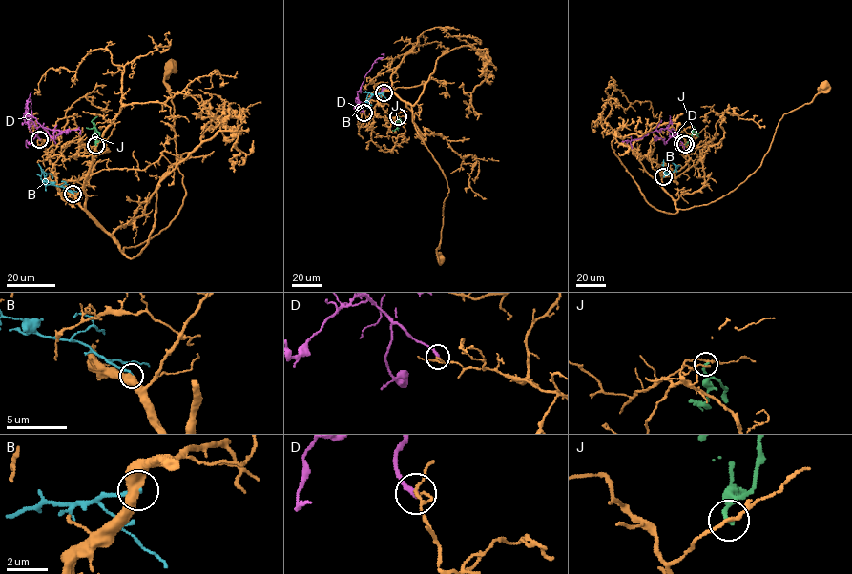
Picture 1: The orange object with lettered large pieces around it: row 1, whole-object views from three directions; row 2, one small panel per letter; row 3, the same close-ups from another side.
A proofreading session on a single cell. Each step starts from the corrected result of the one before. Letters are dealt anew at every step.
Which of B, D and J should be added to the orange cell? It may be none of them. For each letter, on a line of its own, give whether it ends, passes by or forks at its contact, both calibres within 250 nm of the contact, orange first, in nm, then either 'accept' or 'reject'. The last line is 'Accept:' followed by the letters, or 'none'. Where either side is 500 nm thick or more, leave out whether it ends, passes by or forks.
B: 500/200 nm | reject
D: it ends | 170/280 nm | reject
J: it ends | 170/220 nm | reject
Accept: none

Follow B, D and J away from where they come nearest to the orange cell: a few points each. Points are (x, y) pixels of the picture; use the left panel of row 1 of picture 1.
B: (73, 194), (64, 187), (47, 184), (41, 179), (42, 173), (50, 174), (52, 178)
D: (39, 139), (36, 128), (27, 112), (43, 127), (54, 132), (68, 131), (63, 132)
J: (95, 145), (99, 133), (93, 126), (86, 127)

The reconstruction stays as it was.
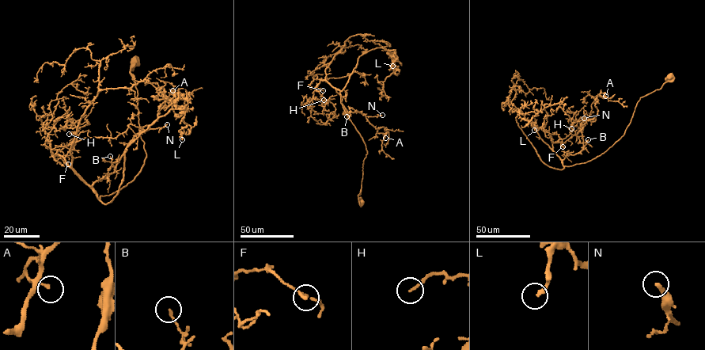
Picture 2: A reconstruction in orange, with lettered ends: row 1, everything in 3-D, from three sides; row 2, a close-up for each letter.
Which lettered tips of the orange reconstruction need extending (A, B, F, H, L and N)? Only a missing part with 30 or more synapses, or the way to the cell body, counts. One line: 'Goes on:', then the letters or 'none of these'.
Goes on: H, N

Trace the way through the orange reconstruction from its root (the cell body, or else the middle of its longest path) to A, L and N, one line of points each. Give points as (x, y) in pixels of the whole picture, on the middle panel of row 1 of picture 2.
A: (361, 203), (358, 195), (367, 150), (337, 89), (348, 112), (363, 113), (377, 129), (386, 127), (385, 138)
L: (361, 203), (358, 195), (367, 150), (340, 102), (340, 91), (358, 58), (369, 51), (394, 50), (392, 66)
N: (361, 203), (358, 195), (367, 150), (336, 91), (348, 112), (382, 115)

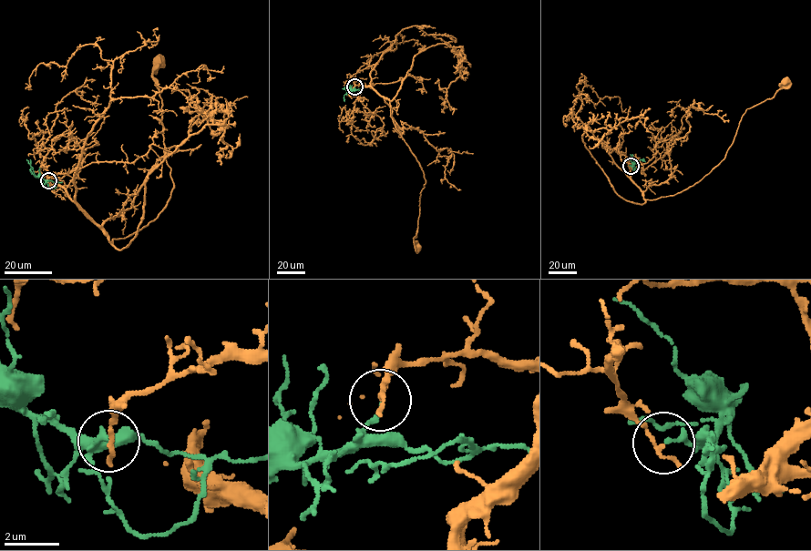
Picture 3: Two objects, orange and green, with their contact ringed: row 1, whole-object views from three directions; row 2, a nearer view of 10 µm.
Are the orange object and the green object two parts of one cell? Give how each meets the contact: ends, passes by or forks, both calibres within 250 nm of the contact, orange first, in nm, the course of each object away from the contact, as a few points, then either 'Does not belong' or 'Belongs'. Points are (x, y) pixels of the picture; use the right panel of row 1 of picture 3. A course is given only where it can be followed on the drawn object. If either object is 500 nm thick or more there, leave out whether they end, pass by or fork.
At the ring orange passes by. At the ring green ends. Thickness 110 nm (orange) against 180 nm. Course of orange: (631, 166), (628, 161), (631, 178), (646, 199), (688, 188), (724, 158), (745, 110), (771, 99), (785, 81). Course of green: (631, 166), (643, 158). Does not belong

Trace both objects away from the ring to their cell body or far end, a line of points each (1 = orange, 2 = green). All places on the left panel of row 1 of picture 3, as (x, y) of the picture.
1: (48, 181), (71, 177), (66, 193), (112, 243), (157, 217), (173, 184), (152, 77), (159, 61)
2: (48, 181), (35, 176), (30, 168)

